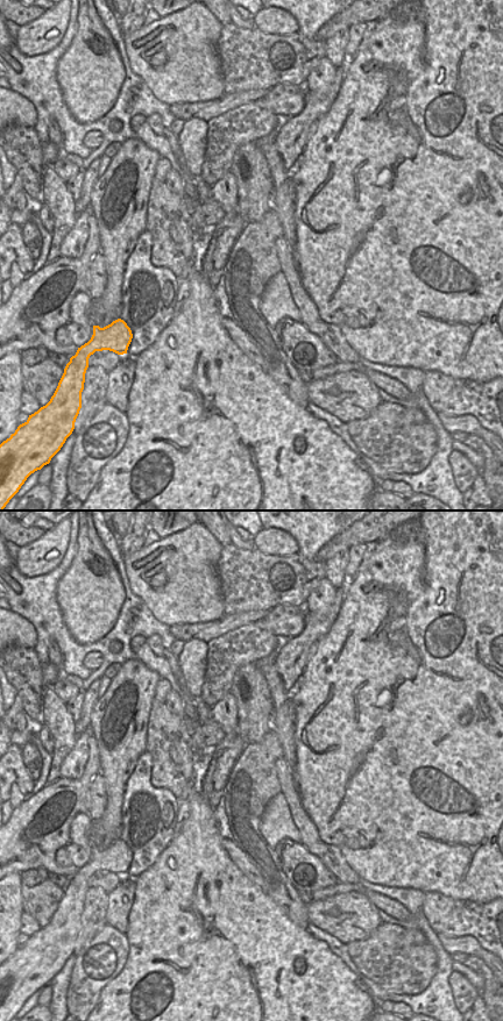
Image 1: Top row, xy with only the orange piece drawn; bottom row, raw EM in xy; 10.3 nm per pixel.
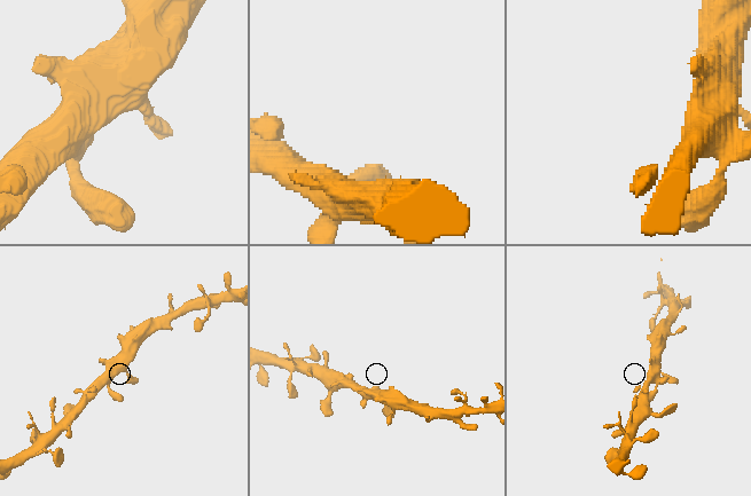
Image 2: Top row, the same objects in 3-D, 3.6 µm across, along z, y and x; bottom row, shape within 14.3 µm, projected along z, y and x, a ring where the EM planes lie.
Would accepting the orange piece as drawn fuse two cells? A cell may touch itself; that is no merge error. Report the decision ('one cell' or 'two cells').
one cell

